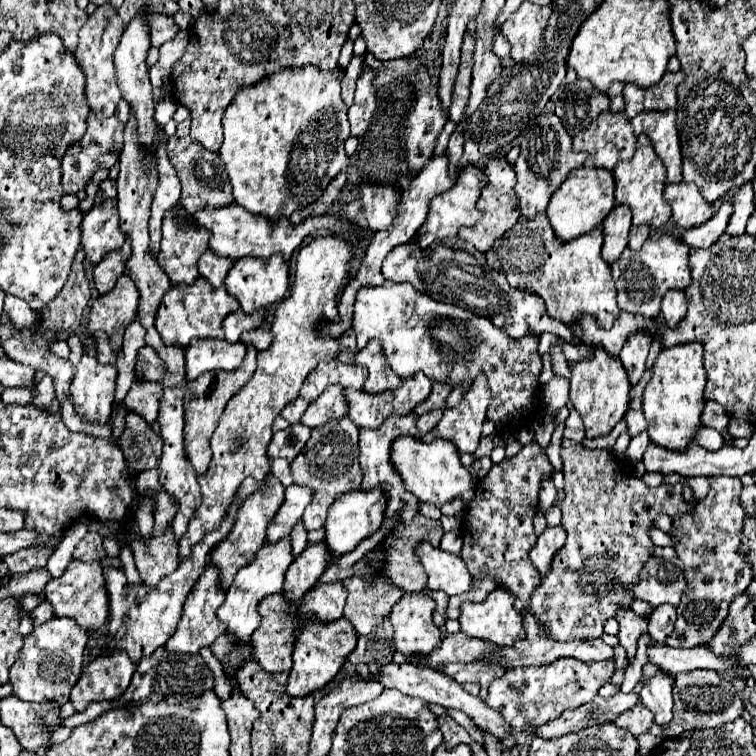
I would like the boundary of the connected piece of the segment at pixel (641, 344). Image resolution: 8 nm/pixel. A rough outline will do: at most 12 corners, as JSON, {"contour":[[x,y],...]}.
{"contour":[[631,334],[619,354],[631,386],[645,372],[651,338]]}

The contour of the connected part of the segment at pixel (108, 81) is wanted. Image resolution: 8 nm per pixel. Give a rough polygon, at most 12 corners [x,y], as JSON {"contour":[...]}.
{"contour":[[99,6],[79,30],[85,98],[111,116],[121,100],[113,52],[123,22]]}

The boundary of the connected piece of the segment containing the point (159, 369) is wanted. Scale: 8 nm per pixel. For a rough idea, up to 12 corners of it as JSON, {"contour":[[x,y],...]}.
{"contour":[[151,346],[137,354],[137,380],[161,382],[163,362]]}

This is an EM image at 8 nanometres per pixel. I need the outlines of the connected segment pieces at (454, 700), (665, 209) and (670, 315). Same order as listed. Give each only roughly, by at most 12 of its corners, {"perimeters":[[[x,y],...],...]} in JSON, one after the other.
{"perimeters":[[[411,664],[379,668],[385,688],[457,708],[499,740],[511,734],[497,710],[451,676]],[[651,140],[613,170],[615,202],[633,226],[661,228],[671,218],[663,198],[667,172]],[[669,290],[661,302],[661,318],[675,328],[687,312],[683,290]]]}

